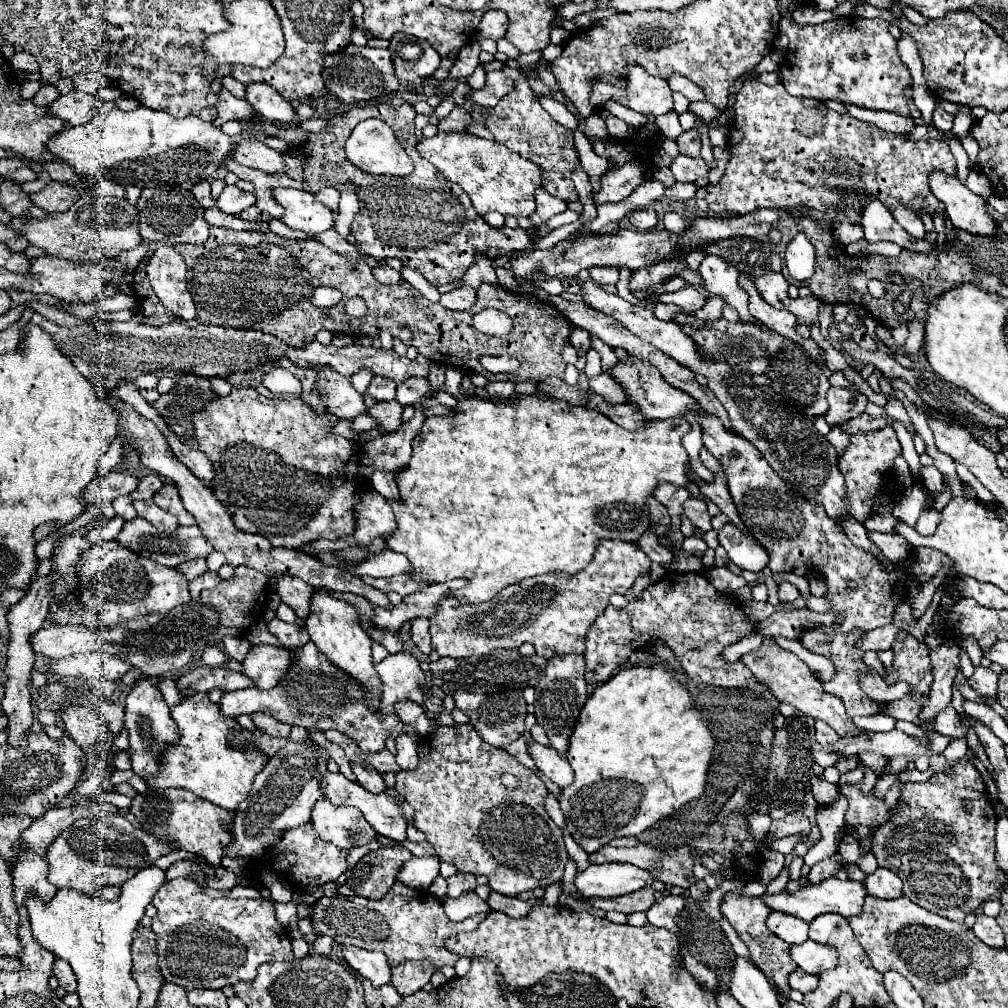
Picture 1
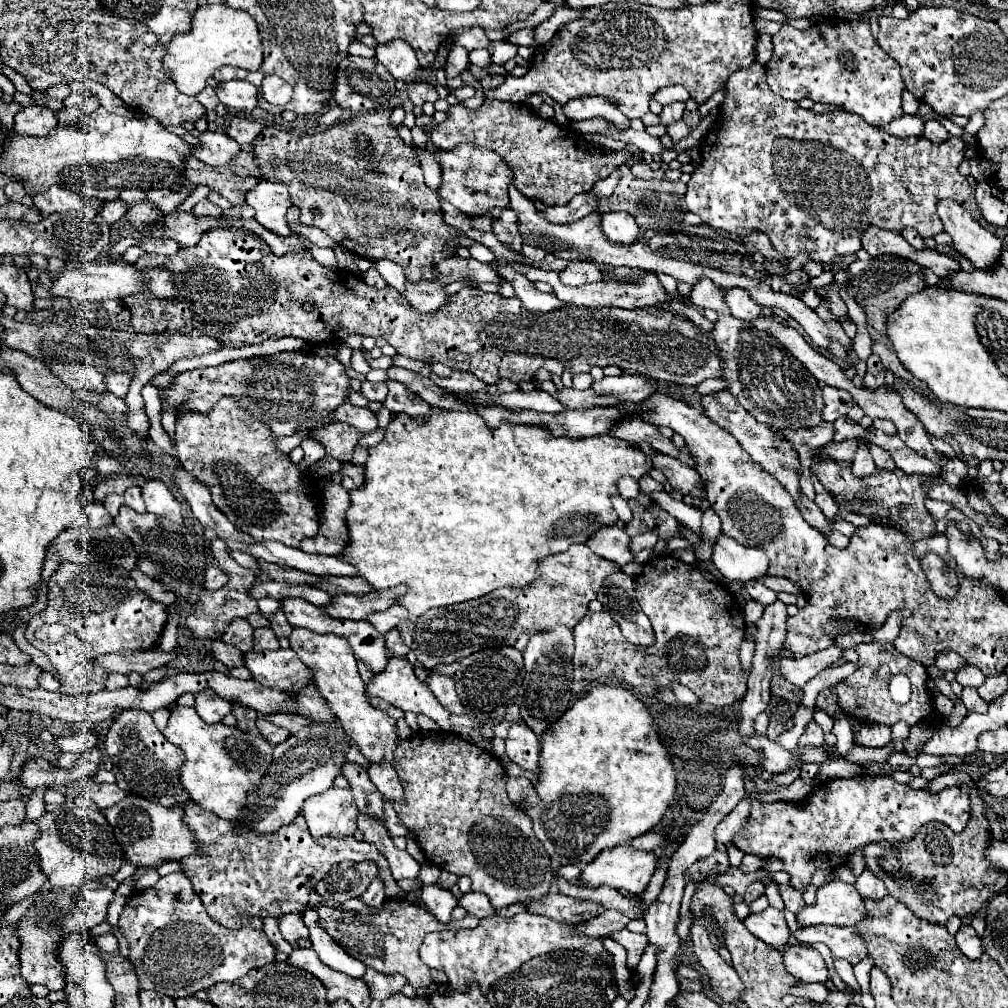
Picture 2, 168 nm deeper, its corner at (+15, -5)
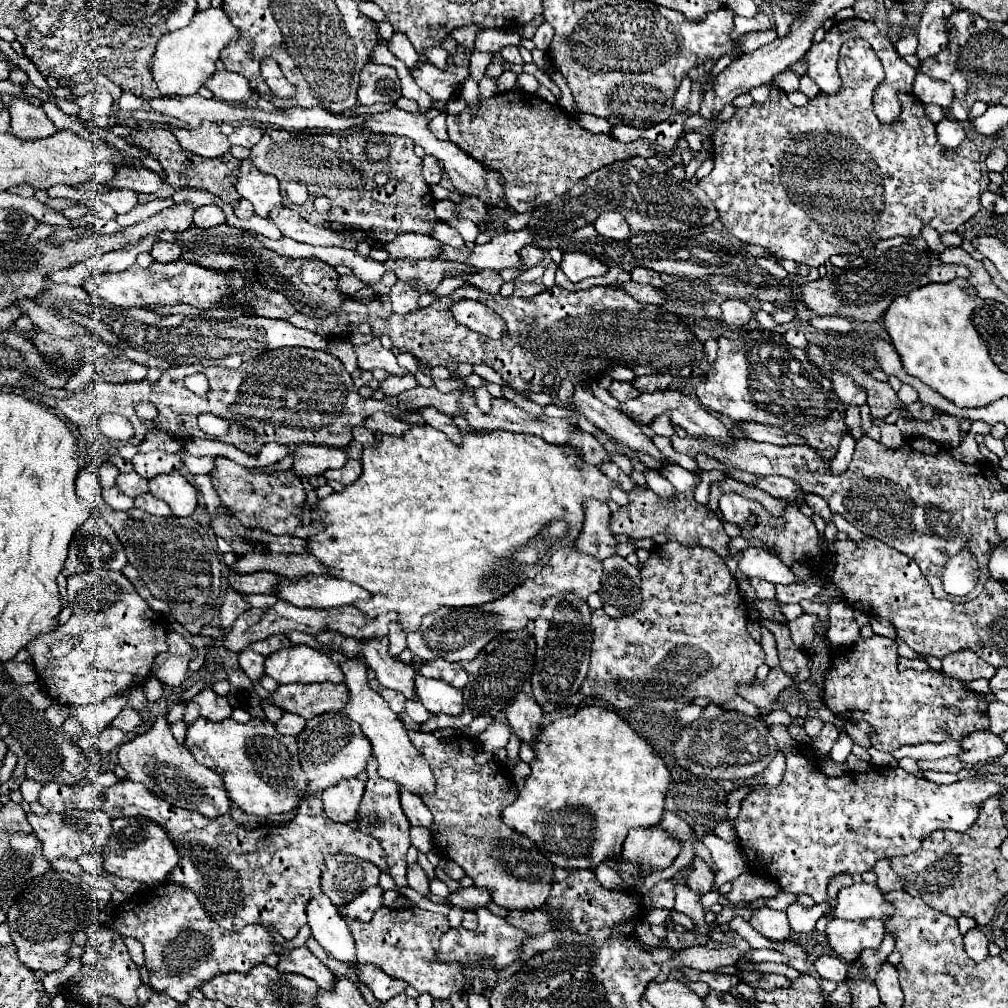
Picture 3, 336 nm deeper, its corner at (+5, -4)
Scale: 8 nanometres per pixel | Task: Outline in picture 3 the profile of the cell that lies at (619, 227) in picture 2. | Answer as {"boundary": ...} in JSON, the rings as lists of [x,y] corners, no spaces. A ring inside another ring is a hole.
{"boundary":[[[605,210],[599,214],[599,218],[595,220],[595,230],[611,240],[627,240],[629,238],[629,224],[627,220],[613,210]]]}

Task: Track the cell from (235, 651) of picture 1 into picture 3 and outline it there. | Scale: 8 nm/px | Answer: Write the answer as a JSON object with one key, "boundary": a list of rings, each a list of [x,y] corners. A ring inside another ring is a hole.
{"boundary":[[[243,650],[239,652],[239,666],[241,670],[251,678],[251,680],[259,680],[265,672],[263,672],[263,662],[265,658],[253,650]]]}

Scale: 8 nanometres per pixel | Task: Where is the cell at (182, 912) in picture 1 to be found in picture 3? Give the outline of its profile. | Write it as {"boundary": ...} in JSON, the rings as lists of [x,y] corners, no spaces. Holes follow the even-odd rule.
{"boundary":[[[159,884],[157,888],[145,888],[141,894],[133,894],[127,898],[115,916],[113,928],[119,934],[131,936],[143,944],[145,950],[145,966],[149,970],[149,986],[155,992],[167,994],[177,1002],[185,1002],[191,990],[199,988],[203,980],[211,980],[219,972],[249,972],[255,964],[261,964],[275,950],[273,934],[263,926],[245,926],[241,932],[223,930],[201,906],[195,892],[177,884]]]}

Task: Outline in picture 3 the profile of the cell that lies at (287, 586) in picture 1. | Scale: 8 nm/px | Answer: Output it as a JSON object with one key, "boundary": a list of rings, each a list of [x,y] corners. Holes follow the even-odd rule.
{"boundary":[[[369,638],[359,640],[361,656],[365,658],[367,666],[375,670],[377,680],[381,686],[403,692],[409,700],[413,700],[413,676],[415,670],[403,664],[399,658],[393,658],[387,648],[387,638]]]}

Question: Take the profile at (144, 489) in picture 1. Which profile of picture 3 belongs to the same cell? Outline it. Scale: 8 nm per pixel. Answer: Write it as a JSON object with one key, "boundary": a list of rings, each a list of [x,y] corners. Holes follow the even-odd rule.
{"boundary":[[[151,494],[137,496],[137,498],[135,498],[135,508],[145,510],[145,512],[155,514],[155,516],[171,516],[171,508],[169,508],[163,500],[159,500],[159,498],[151,496]]]}

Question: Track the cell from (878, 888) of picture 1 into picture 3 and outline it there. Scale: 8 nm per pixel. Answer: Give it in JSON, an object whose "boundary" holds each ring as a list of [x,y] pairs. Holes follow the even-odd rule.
{"boundary":[[[881,858],[881,860],[875,864],[873,872],[877,874],[877,886],[879,886],[879,890],[881,890],[883,894],[893,892],[893,890],[903,890],[901,880],[897,878],[897,874],[895,874],[895,872],[891,870],[891,866],[889,866],[889,858]]]}

